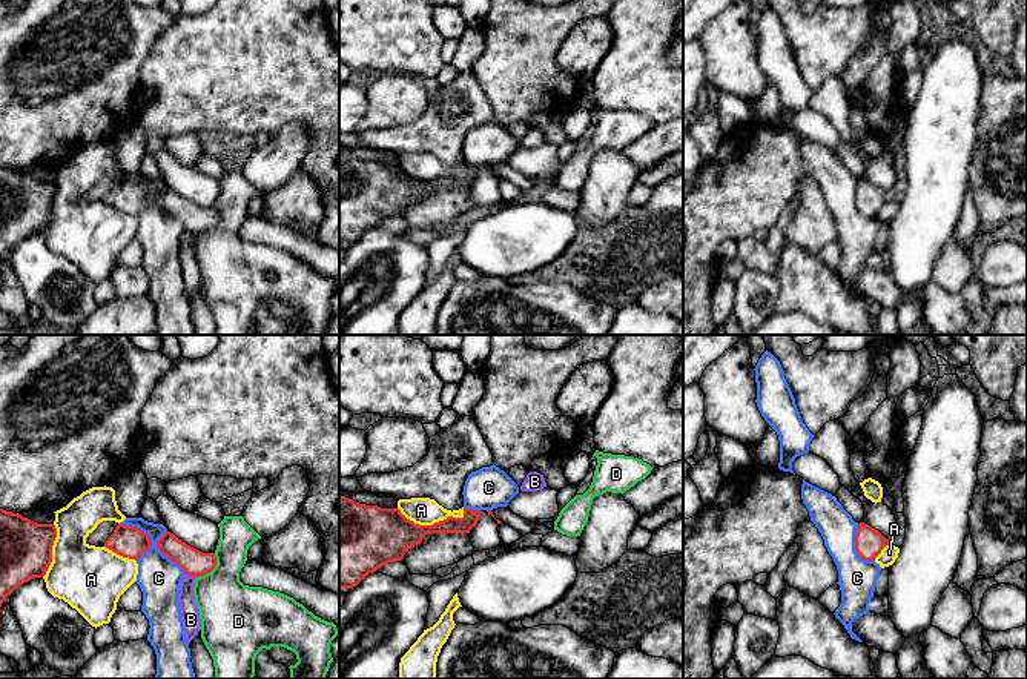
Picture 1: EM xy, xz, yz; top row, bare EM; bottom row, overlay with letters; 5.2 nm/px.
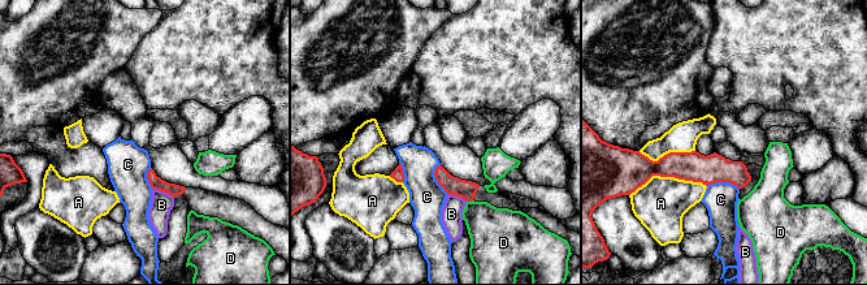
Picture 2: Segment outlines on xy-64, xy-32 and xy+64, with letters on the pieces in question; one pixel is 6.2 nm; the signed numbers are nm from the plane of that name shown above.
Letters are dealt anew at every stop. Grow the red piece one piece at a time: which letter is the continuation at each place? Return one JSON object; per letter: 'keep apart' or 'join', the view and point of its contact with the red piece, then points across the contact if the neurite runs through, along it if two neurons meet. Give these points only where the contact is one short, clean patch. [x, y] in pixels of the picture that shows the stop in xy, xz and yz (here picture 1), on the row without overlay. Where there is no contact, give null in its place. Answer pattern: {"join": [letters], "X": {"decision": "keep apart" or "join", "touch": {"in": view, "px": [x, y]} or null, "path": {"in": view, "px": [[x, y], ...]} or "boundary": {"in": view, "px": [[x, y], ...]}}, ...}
{"join": [], "A": {"decision": "keep apart", "touch": {"in": "xz", "px": [430, 182]}}, "B": {"decision": "keep apart", "touch": {"in": "xy", "px": [191, 231]}, "boundary": {"in": "xy", "px": [[186, 229], [194, 234]]}}, "C": {"decision": "keep apart", "touch": {"in": "xy", "px": [148, 191]}, "boundary": {"in": "xy", "px": [[120, 178], [137, 182], [148, 191], [151, 202], [137, 215]]}}, "D": {"decision": "keep apart", "touch": {"in": "xy", "px": [211, 226]}, "boundary": {"in": "xy", "px": [[214, 209], [214, 223], [195, 234]]}}}

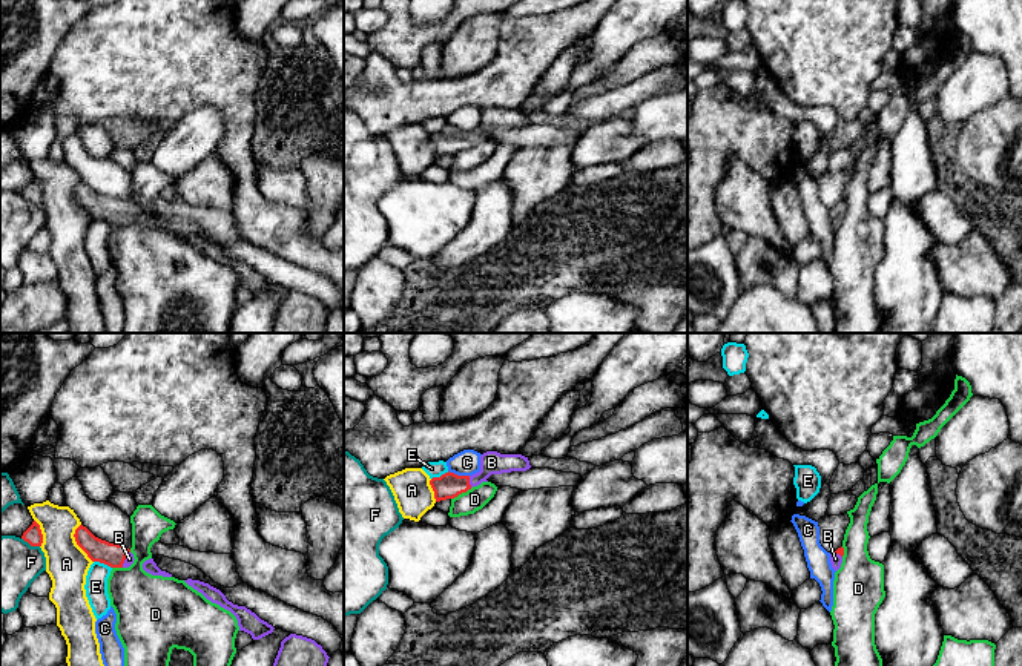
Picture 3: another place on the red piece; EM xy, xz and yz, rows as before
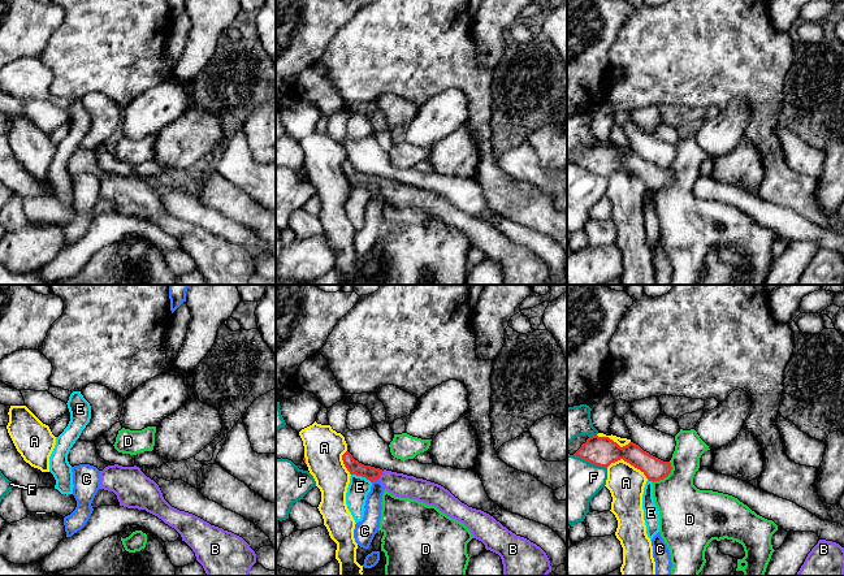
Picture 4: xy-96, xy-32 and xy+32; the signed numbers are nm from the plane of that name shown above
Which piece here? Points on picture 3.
{"join": ["B"], "A": {"decision": "keep apart", "touch": {"in": "xy", "px": [77, 200]}, "boundary": {"in": "xy", "px": [[80, 180], [74, 197], [92, 218]]}}, "B": {"decision": "join", "touch": {"in": "xz", "px": [468, 138]}, "path": {"in": "xz", "px": [[448, 141], [468, 138], [491, 118]]}}, "C": {"decision": "keep apart", "touch": {"in": "xz", "px": [459, 132]}}, "D": {"decision": "keep apart", "touch": {"in": "xz", "px": [461, 149]}, "boundary": {"in": "xz", "px": [[471, 145], [451, 155]]}}, "E": {"decision": "keep apart", "touch": {"in": "xy", "px": [103, 218]}, "boundary": {"in": "xy", "px": [[94, 217], [103, 218], [111, 224]]}}, "F": {"decision": "keep apart", "touch": {"in": "xy", "px": [31, 201]}}}

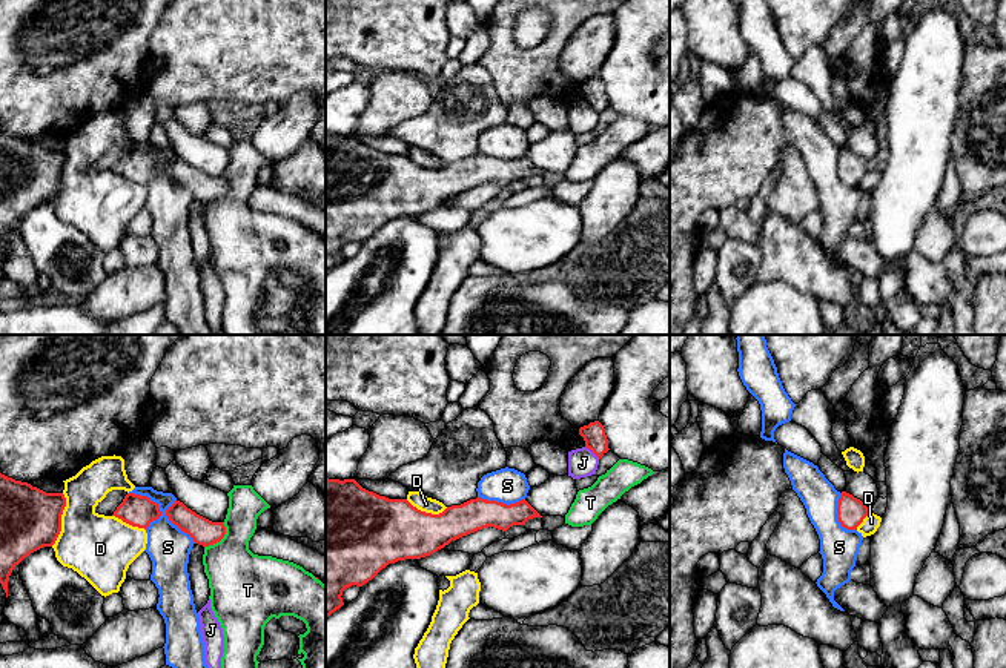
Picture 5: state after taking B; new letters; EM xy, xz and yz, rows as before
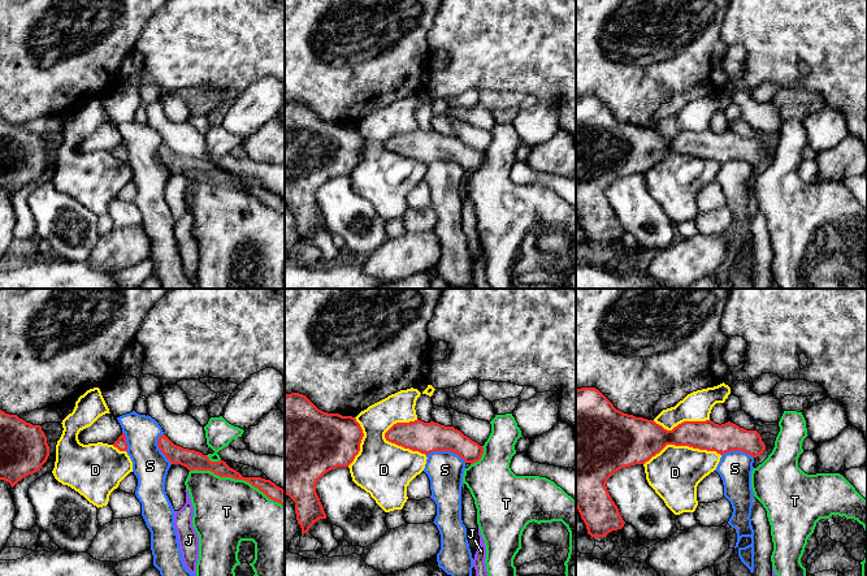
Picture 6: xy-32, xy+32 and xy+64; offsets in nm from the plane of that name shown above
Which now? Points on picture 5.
{"join": [], "D": {"decision": "keep apart", "touch": {"in": "xy", "px": [60, 175]}}, "J": {"decision": "keep apart", "touch": {"in": "xz", "px": [593, 108]}}, "S": {"decision": "keep apart", "touch": {"in": "xy", "px": [157, 160]}, "boundary": {"in": "xy", "px": [[129, 148], [146, 151], [157, 160], [160, 171], [146, 185]]}}, "T": {"decision": "keep apart", "touch": {"in": "xy", "px": [220, 195]}}}

